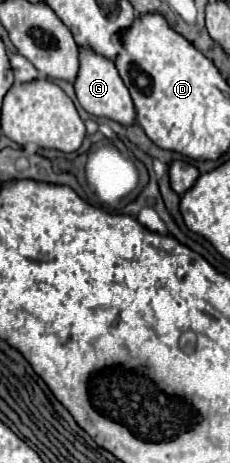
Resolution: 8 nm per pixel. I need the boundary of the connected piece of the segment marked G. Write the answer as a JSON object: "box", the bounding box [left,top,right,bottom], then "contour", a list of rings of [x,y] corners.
{"box":[75,49,135,125],"contour":[[[81,49],[81,71],[75,79],[75,93],[81,103],[81,107],[93,115],[93,117],[105,117],[111,121],[117,121],[121,125],[133,125],[135,123],[135,105],[129,95],[129,89],[125,87],[123,79],[117,73],[117,67],[113,61],[105,59],[103,55],[97,55],[91,49]]]}

